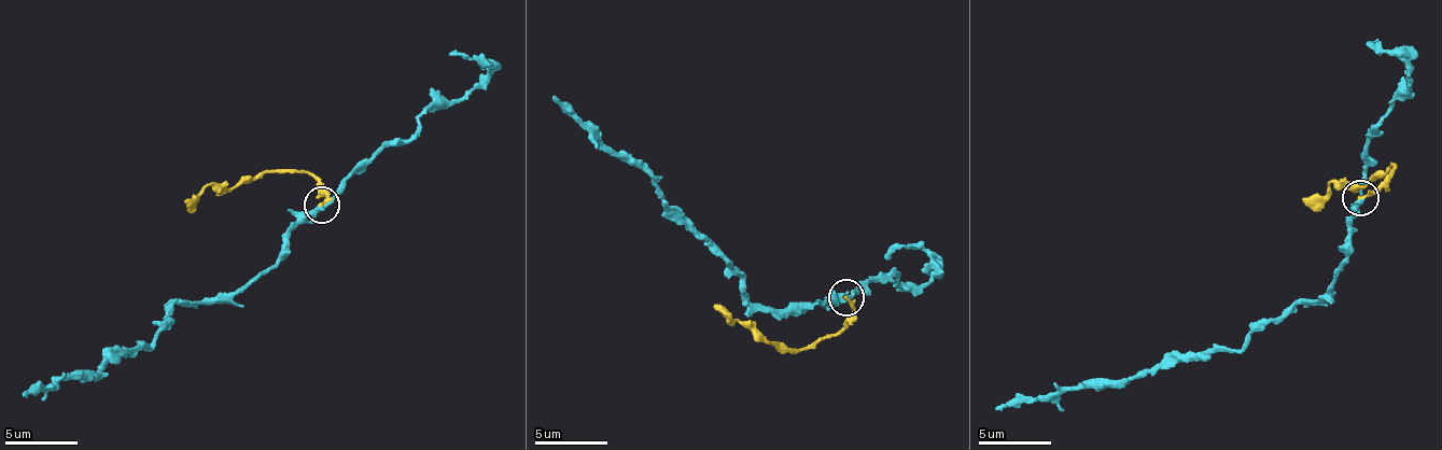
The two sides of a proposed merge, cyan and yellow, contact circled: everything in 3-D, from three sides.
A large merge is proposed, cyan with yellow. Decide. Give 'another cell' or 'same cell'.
another cell

